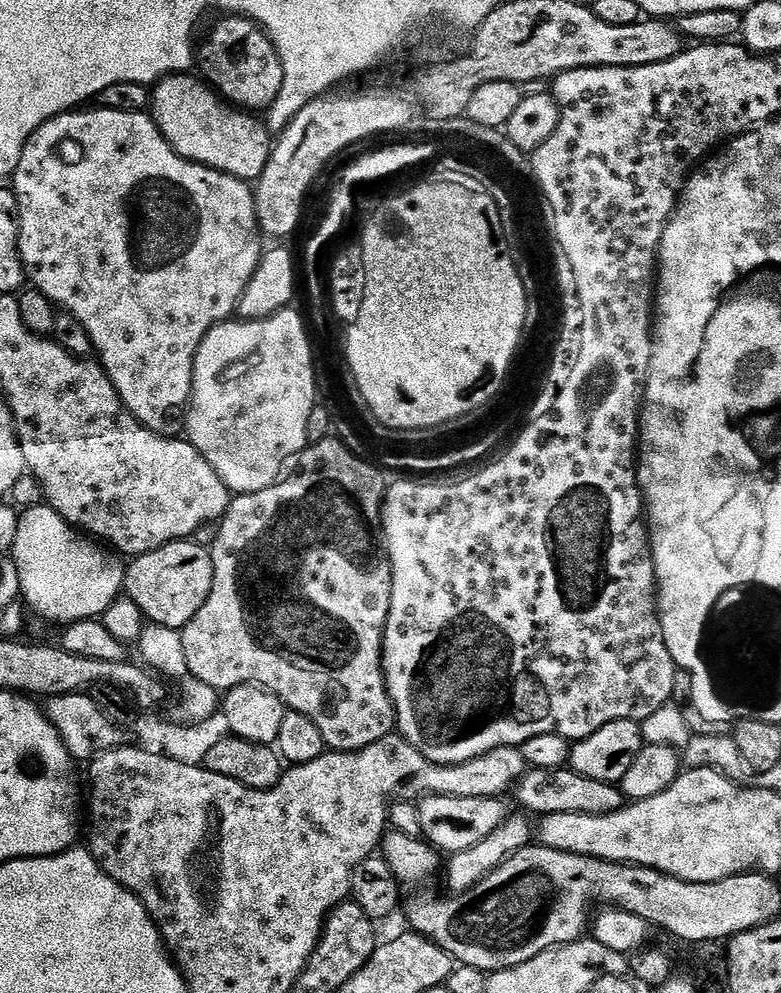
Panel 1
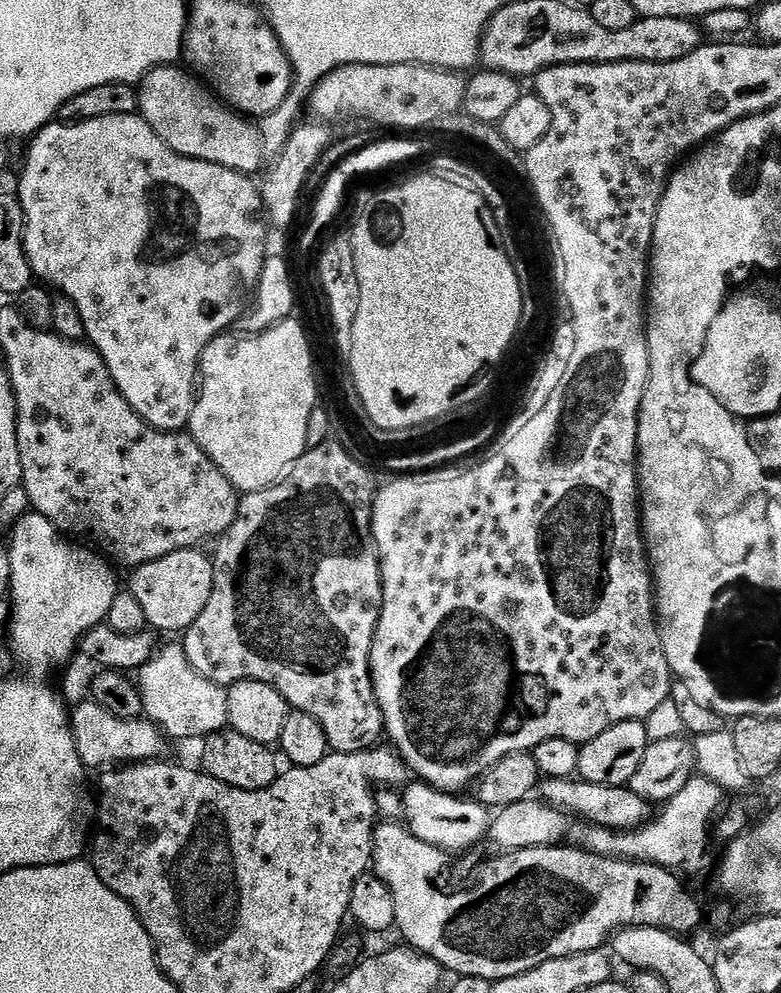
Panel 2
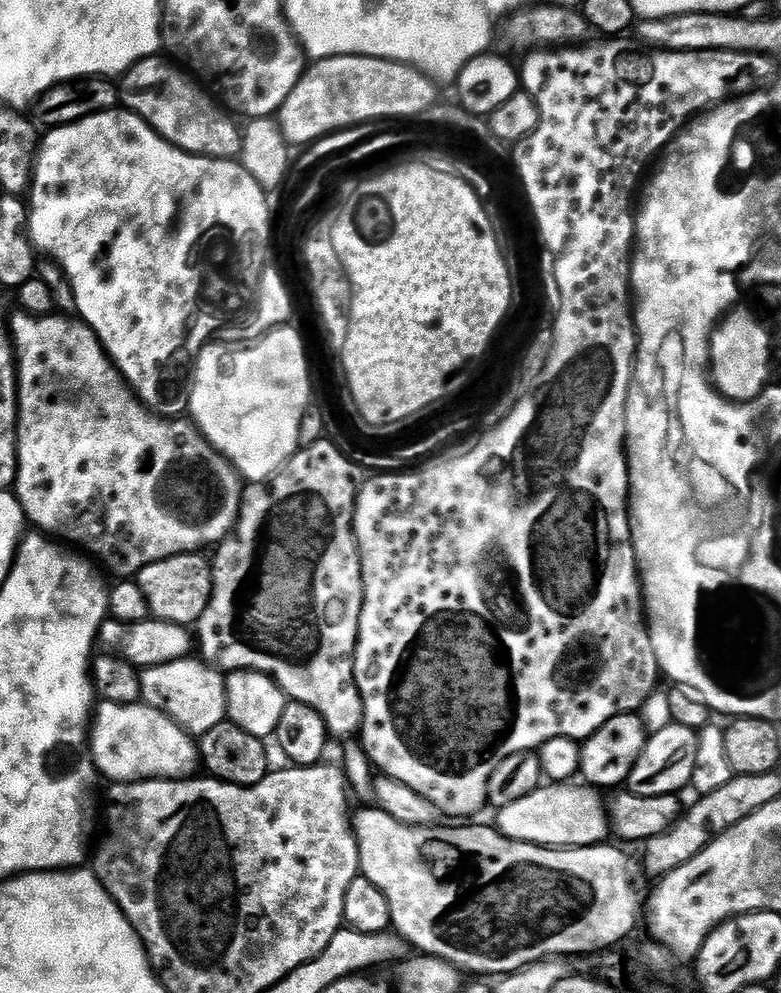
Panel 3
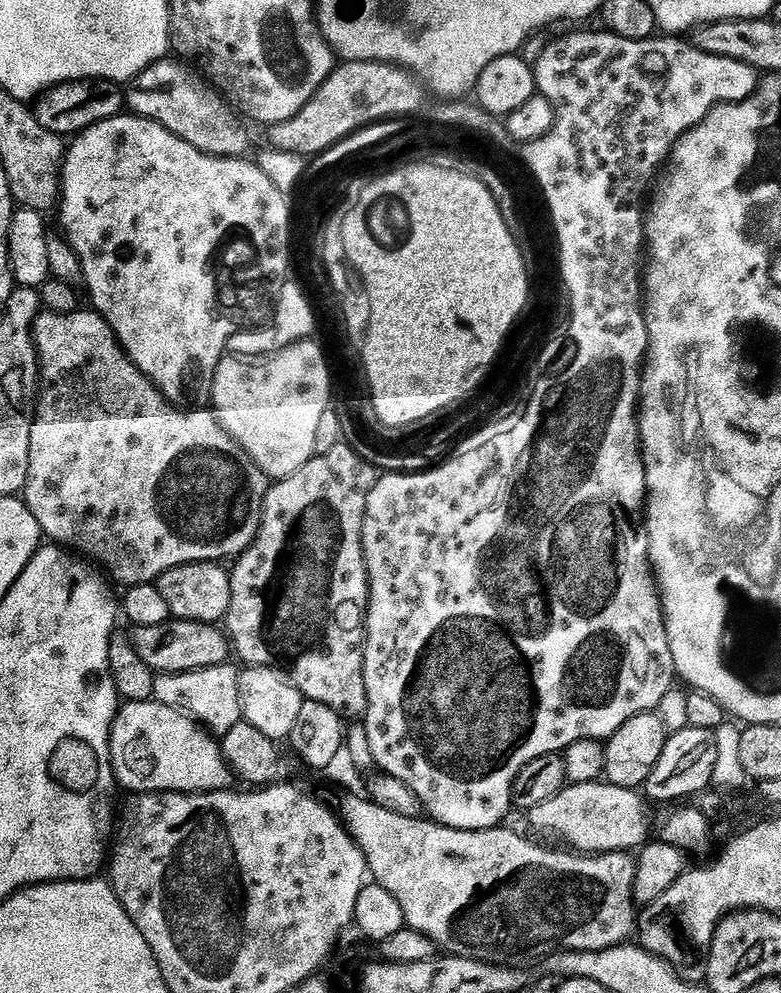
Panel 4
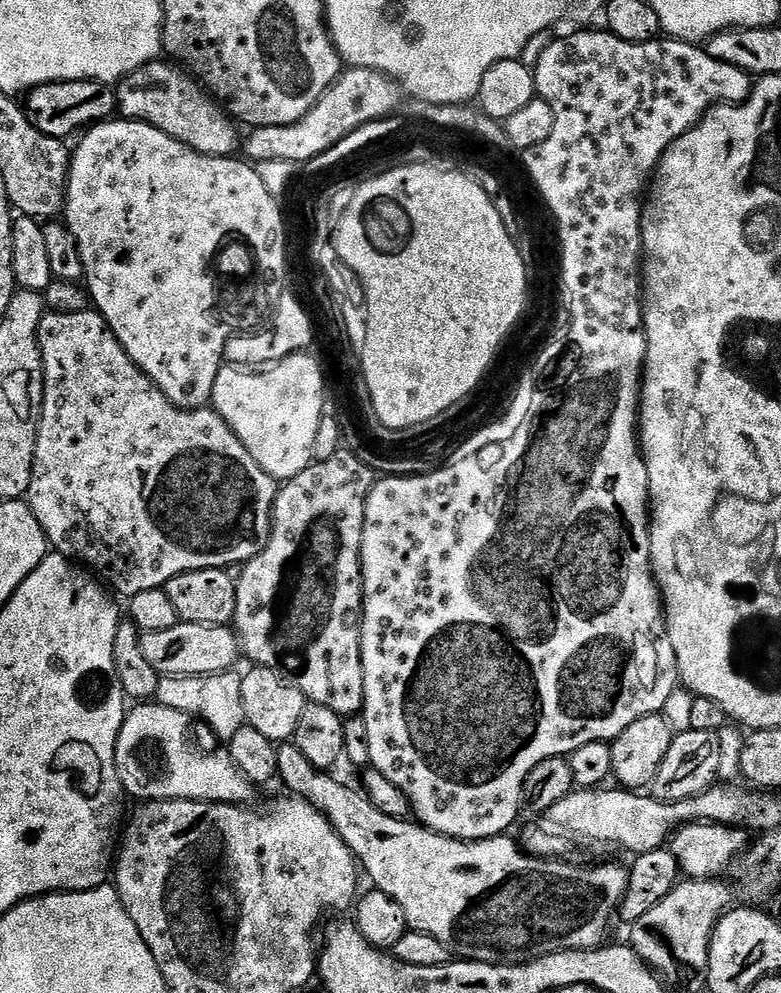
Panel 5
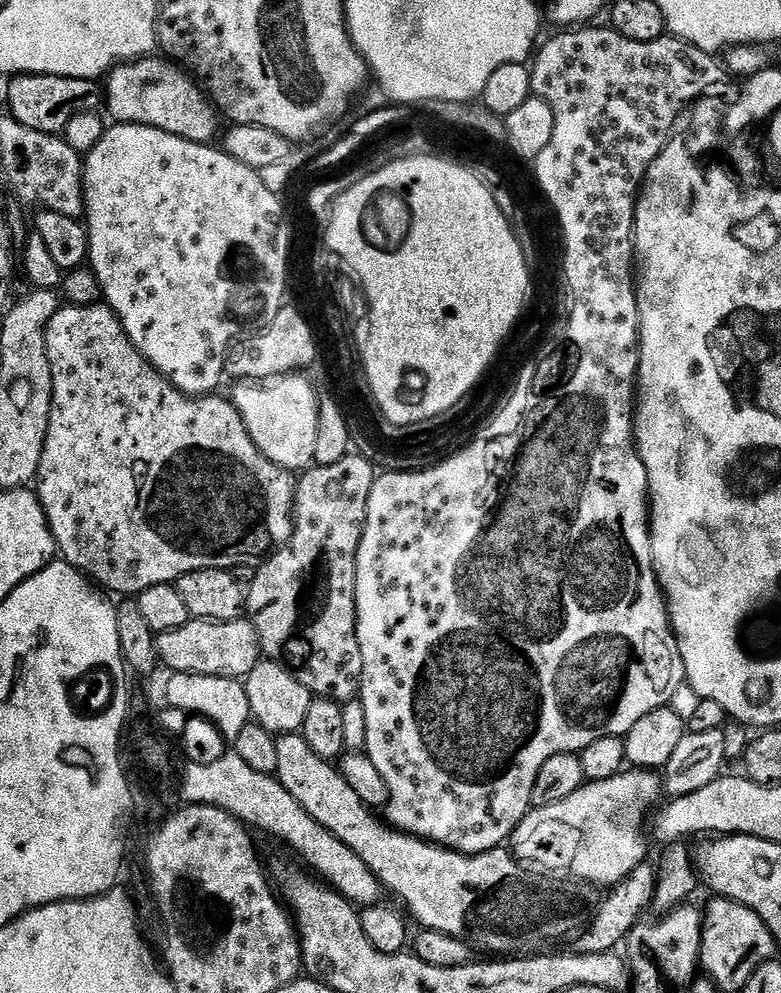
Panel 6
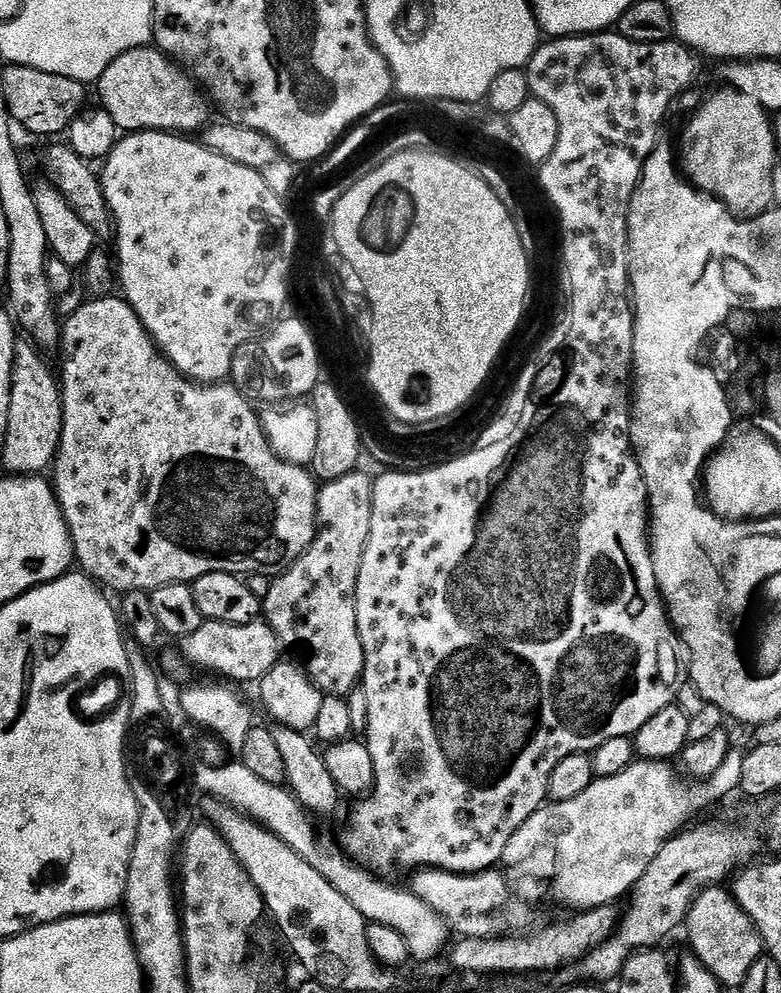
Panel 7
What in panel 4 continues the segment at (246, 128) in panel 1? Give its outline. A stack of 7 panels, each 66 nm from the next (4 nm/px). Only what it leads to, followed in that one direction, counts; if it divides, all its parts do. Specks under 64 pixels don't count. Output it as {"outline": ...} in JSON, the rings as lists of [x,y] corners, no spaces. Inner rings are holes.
{"outline":[[[165,58],[142,70],[127,85],[126,104],[135,115],[160,124],[207,156],[240,158],[247,153],[244,151],[248,148],[248,132],[239,124],[237,113],[191,67],[175,59]]]}

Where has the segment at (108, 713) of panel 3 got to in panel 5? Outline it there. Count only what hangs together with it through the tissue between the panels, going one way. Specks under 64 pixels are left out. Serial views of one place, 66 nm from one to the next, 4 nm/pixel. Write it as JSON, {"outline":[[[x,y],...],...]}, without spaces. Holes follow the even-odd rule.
{"outline":[[[140,702],[128,717],[123,717],[120,730],[116,734],[116,769],[125,793],[129,797],[137,796],[137,801],[150,800],[210,800],[215,804],[247,805],[254,791],[252,781],[246,779],[242,770],[228,755],[227,751],[195,752],[192,740],[188,737],[188,722],[190,716],[170,709],[157,702]],[[144,756],[160,756],[157,764],[148,764]]]}

